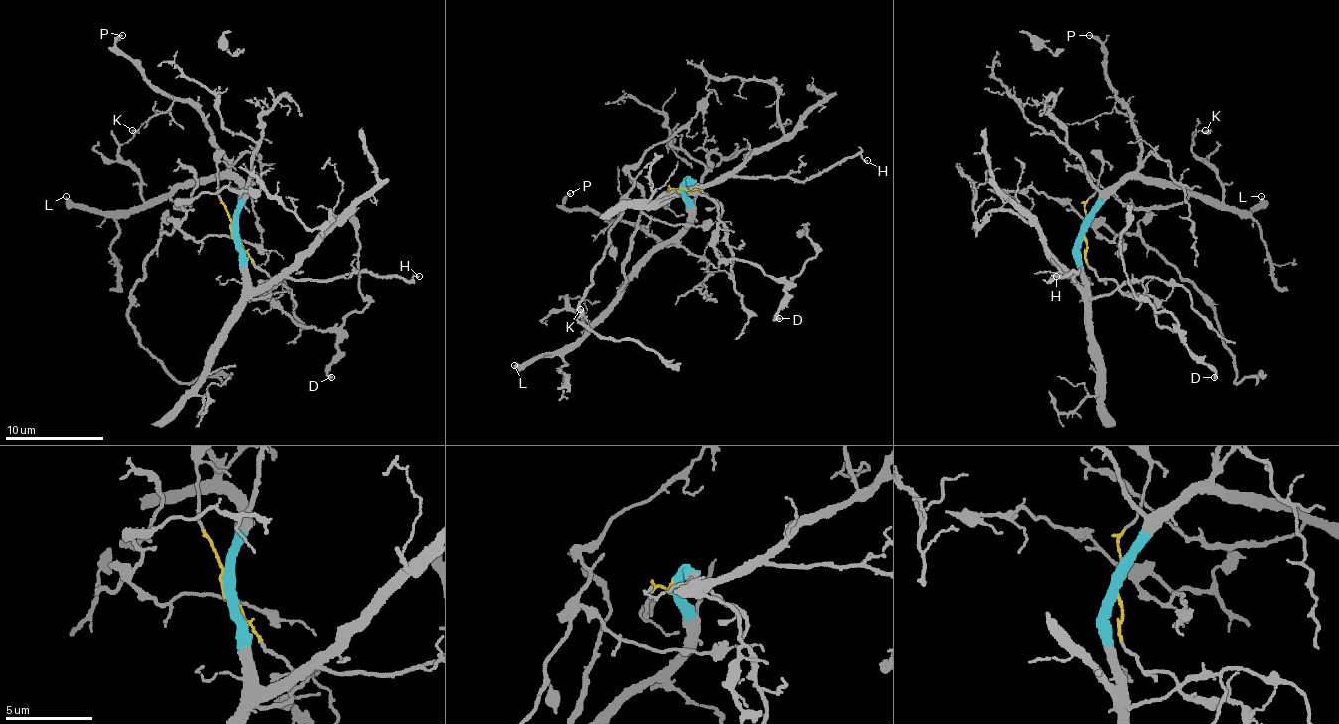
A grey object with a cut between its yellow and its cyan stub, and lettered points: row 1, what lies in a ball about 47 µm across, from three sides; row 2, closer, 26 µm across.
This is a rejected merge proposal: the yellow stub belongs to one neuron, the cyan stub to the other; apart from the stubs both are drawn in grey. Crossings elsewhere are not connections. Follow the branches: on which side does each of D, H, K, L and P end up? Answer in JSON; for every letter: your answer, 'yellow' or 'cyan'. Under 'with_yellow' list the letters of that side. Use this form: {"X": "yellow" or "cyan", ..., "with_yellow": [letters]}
{"D": "yellow", "H": "cyan", "K": "cyan", "L": "cyan", "P": "cyan", "with_yellow": ["D"]}

